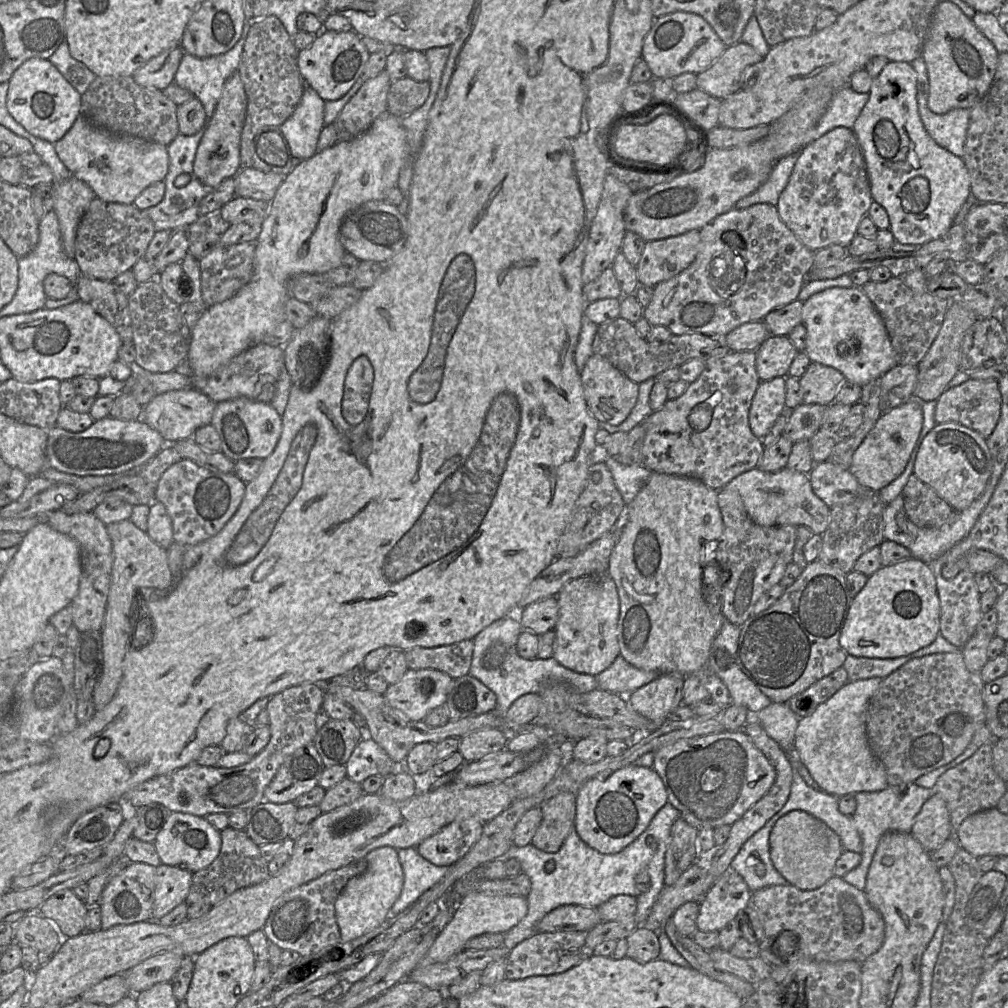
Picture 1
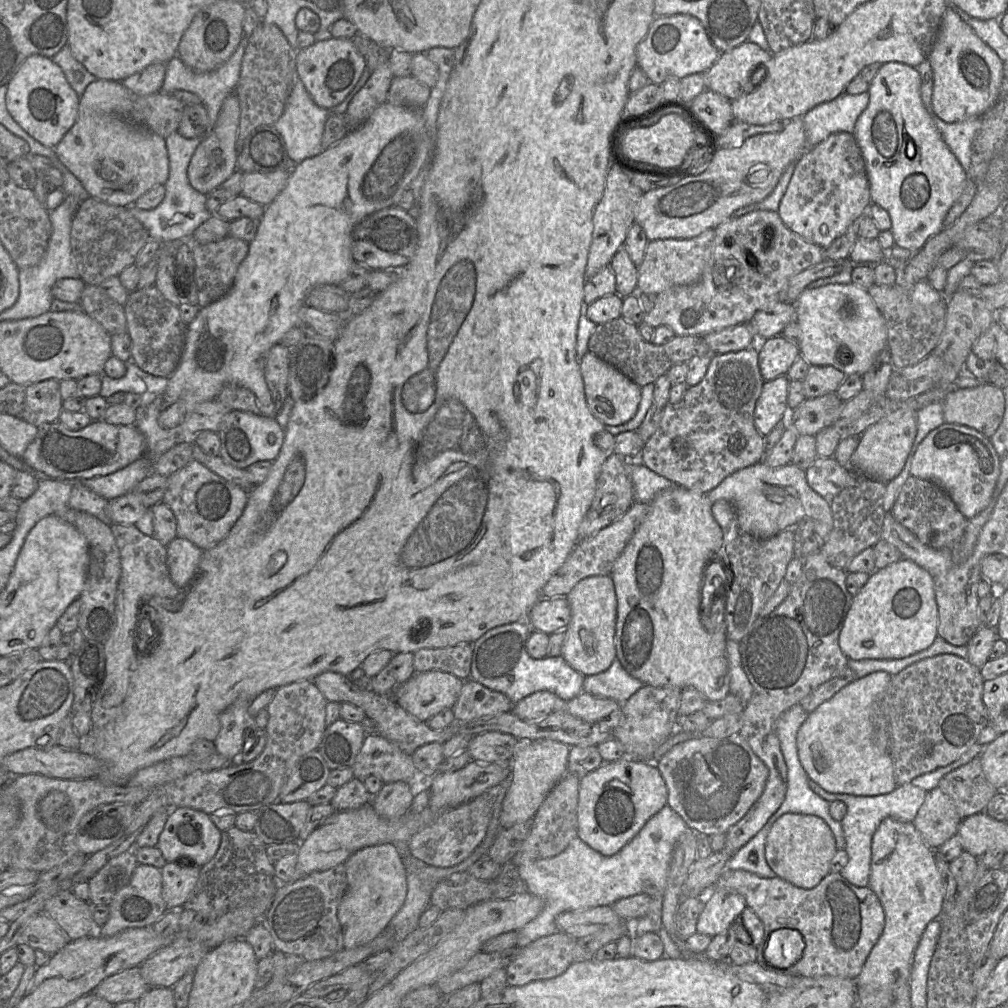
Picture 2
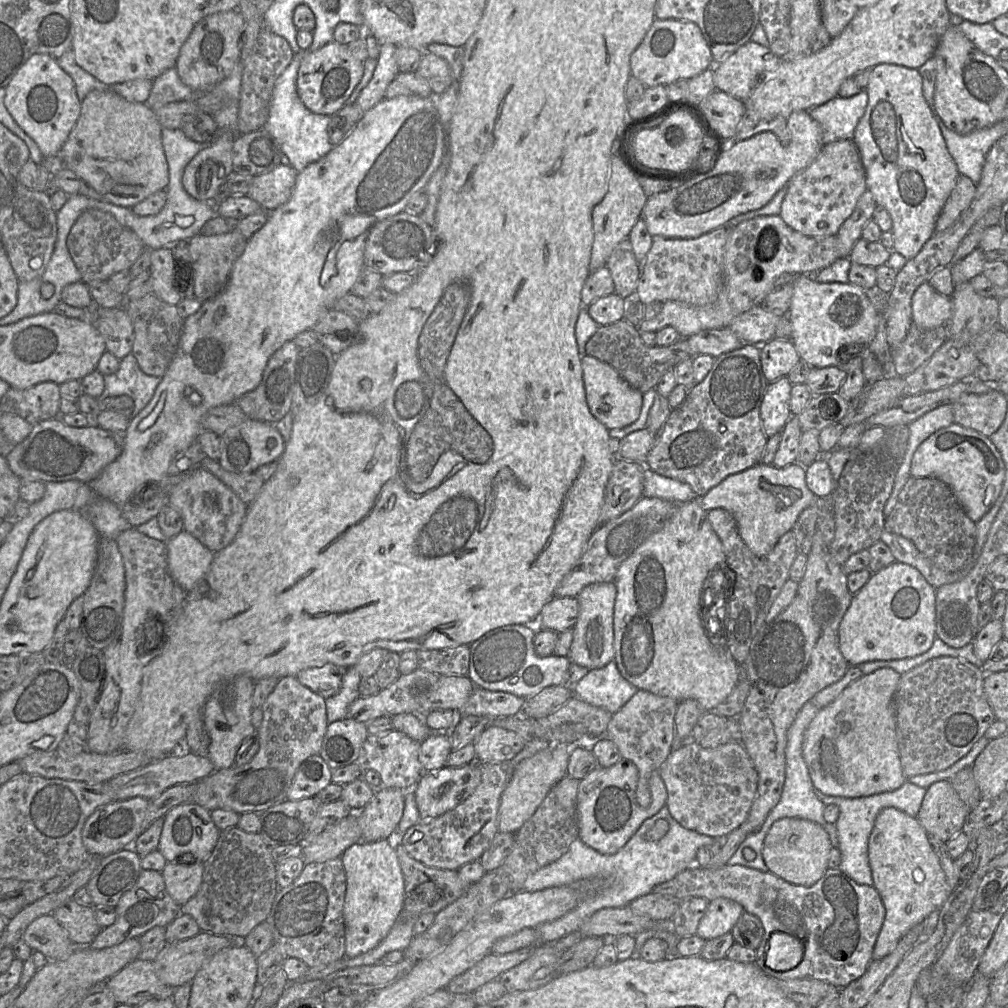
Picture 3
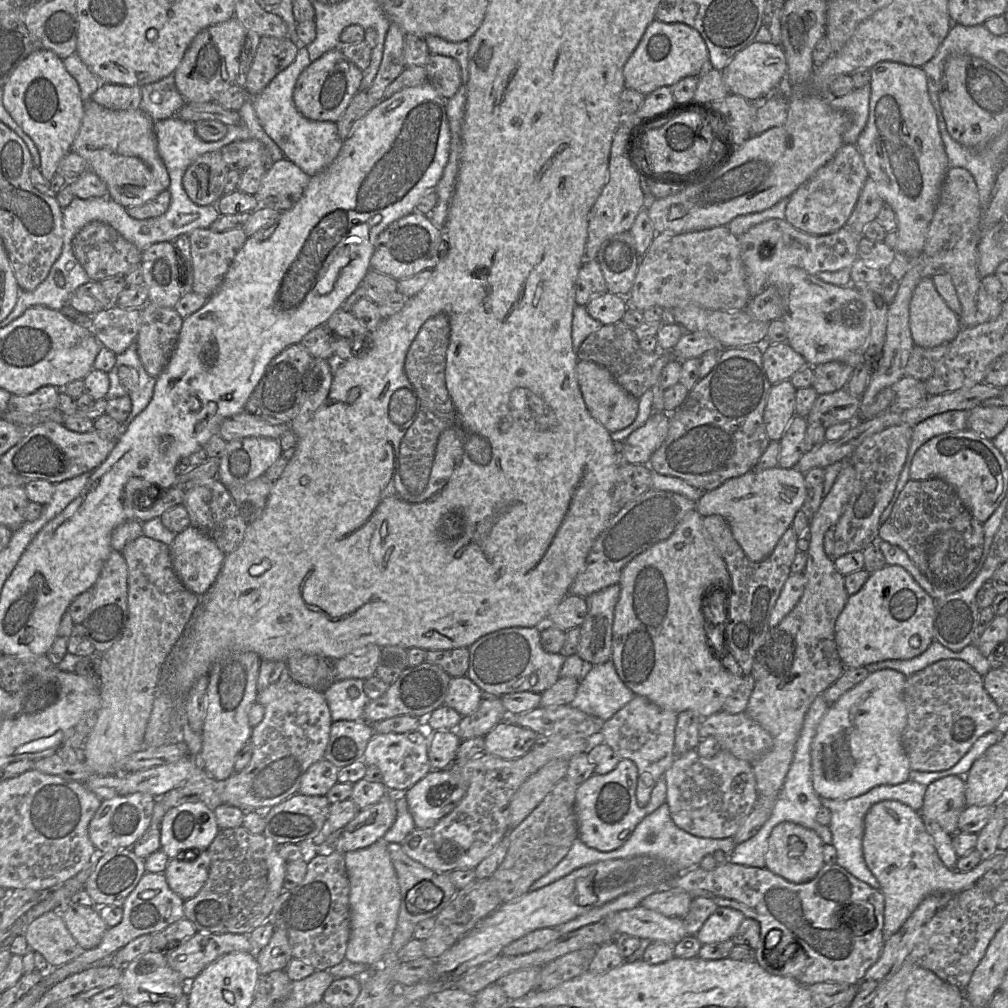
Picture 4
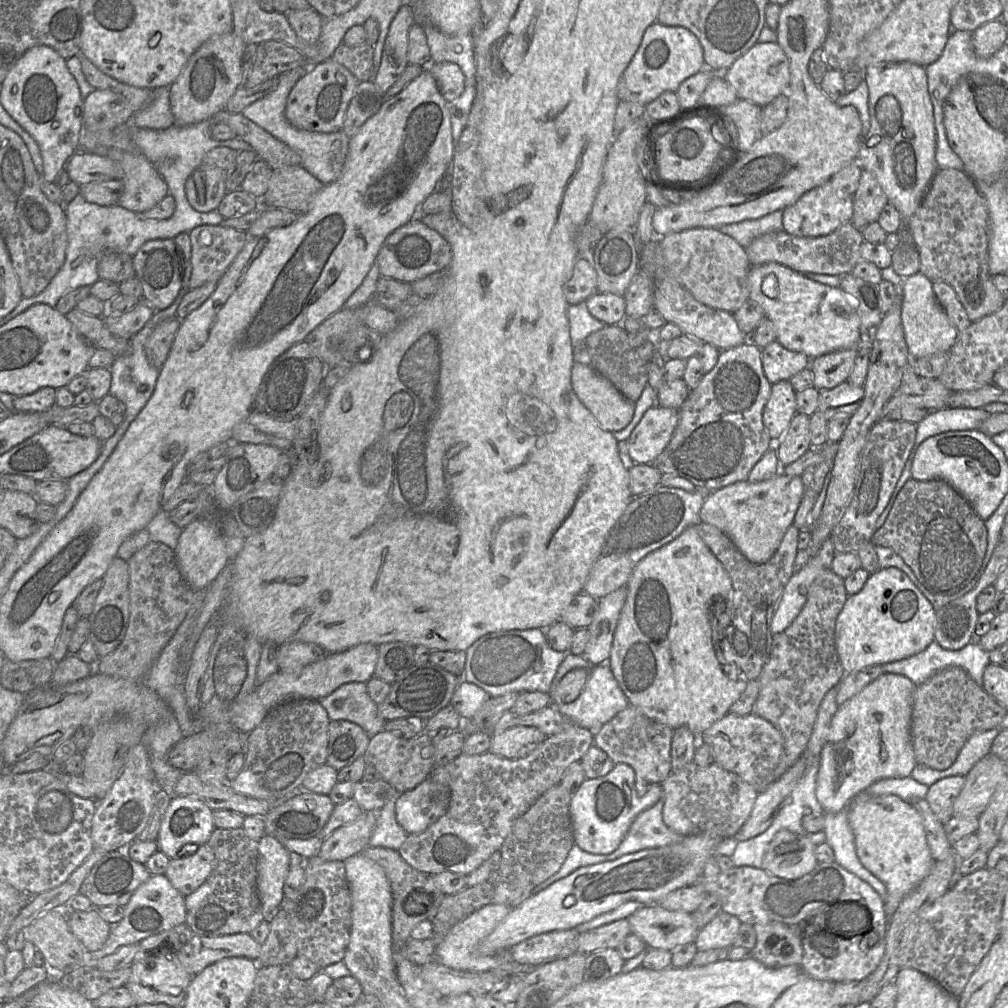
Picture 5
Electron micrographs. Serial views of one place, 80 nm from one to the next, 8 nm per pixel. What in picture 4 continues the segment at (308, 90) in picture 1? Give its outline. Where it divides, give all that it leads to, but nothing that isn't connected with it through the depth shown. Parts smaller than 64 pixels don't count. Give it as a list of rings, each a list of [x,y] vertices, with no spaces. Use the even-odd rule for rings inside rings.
[[[306,46],[298,49],[295,60],[264,88],[255,97],[251,97],[253,108],[257,119],[266,134],[279,146],[286,159],[297,165],[303,172],[310,177],[327,168],[338,155],[343,140],[338,135],[336,123],[329,121],[314,121],[305,118],[295,107],[293,92],[301,72],[309,66],[311,60]]]

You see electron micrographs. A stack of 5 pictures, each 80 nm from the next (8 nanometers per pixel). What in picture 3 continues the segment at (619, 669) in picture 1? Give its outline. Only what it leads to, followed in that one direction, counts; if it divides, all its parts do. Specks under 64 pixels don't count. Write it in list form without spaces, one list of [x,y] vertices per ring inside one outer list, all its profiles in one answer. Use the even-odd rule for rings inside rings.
[[[614,660],[593,670],[571,662],[569,681],[575,697],[611,714],[617,712],[638,691],[621,675]]]

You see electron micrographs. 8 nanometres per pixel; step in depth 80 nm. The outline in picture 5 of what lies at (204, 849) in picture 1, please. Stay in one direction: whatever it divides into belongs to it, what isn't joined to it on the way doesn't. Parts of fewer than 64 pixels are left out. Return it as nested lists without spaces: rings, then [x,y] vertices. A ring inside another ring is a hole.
[[[173,796],[162,820],[157,844],[169,859],[180,858],[185,852],[194,849],[194,853],[200,845],[206,844],[214,829],[213,810],[207,804],[194,796]]]

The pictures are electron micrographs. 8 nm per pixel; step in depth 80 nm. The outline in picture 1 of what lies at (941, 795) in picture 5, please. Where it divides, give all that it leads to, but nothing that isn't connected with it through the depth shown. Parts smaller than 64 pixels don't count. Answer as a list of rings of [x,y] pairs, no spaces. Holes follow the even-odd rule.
[[[934,792],[924,802],[914,818],[910,833],[929,853],[952,837],[949,812],[940,794]]]

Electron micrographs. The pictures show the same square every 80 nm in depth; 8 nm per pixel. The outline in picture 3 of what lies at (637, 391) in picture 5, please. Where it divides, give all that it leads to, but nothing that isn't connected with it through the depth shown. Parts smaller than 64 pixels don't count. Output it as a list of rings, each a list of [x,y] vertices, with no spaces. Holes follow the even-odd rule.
[[[625,319],[600,326],[587,341],[585,353],[610,364],[631,387],[642,394],[655,389],[663,374],[669,369],[683,360],[693,359],[696,356],[686,338],[679,338],[666,347],[646,346],[640,337],[639,329]]]

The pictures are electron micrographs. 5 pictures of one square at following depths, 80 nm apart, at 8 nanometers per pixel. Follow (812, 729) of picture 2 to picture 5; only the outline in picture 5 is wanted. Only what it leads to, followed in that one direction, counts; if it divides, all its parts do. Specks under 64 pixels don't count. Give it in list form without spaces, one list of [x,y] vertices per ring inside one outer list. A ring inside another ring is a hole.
[[[883,673],[838,706],[820,754],[816,797],[825,813],[837,813],[871,784],[885,778],[911,776],[917,765],[911,717],[916,685],[907,677]]]

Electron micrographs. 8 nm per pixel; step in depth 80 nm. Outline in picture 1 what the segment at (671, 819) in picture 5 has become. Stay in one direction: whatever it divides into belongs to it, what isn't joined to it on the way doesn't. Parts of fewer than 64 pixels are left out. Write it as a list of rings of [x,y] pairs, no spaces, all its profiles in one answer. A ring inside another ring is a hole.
[[[743,730],[680,739],[654,753],[652,768],[665,786],[668,802],[679,811],[680,817],[697,830],[731,826],[766,794],[776,778],[773,765]]]

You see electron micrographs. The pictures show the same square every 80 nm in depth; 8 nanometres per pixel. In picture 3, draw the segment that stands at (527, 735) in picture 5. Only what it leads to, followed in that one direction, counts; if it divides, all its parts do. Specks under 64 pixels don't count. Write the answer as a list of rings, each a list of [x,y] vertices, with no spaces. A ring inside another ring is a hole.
[[[489,725],[474,742],[475,758],[477,762],[509,762],[526,743],[526,739],[514,731]]]

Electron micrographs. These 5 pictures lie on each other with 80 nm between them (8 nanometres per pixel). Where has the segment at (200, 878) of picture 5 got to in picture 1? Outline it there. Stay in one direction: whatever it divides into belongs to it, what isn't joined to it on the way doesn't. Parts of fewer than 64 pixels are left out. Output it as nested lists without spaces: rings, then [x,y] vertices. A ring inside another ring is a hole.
[[[161,863],[155,871],[152,920],[158,921],[185,901],[193,873],[185,868]]]

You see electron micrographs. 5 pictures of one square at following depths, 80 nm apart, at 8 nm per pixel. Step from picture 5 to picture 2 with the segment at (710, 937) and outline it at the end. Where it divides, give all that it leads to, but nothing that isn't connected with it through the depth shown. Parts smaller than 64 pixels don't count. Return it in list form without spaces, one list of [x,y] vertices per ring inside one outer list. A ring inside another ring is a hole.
[[[713,888],[704,896],[696,931],[714,937],[728,929],[746,908],[743,896],[730,888]]]

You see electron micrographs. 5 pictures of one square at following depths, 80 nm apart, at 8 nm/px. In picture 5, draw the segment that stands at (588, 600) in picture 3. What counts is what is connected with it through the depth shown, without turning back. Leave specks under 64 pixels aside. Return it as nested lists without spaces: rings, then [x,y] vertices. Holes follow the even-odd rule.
[[[621,587],[598,599],[598,607],[591,624],[587,627],[590,639],[586,644],[583,657],[592,666],[605,664],[613,643],[614,632],[625,604],[627,589]]]

